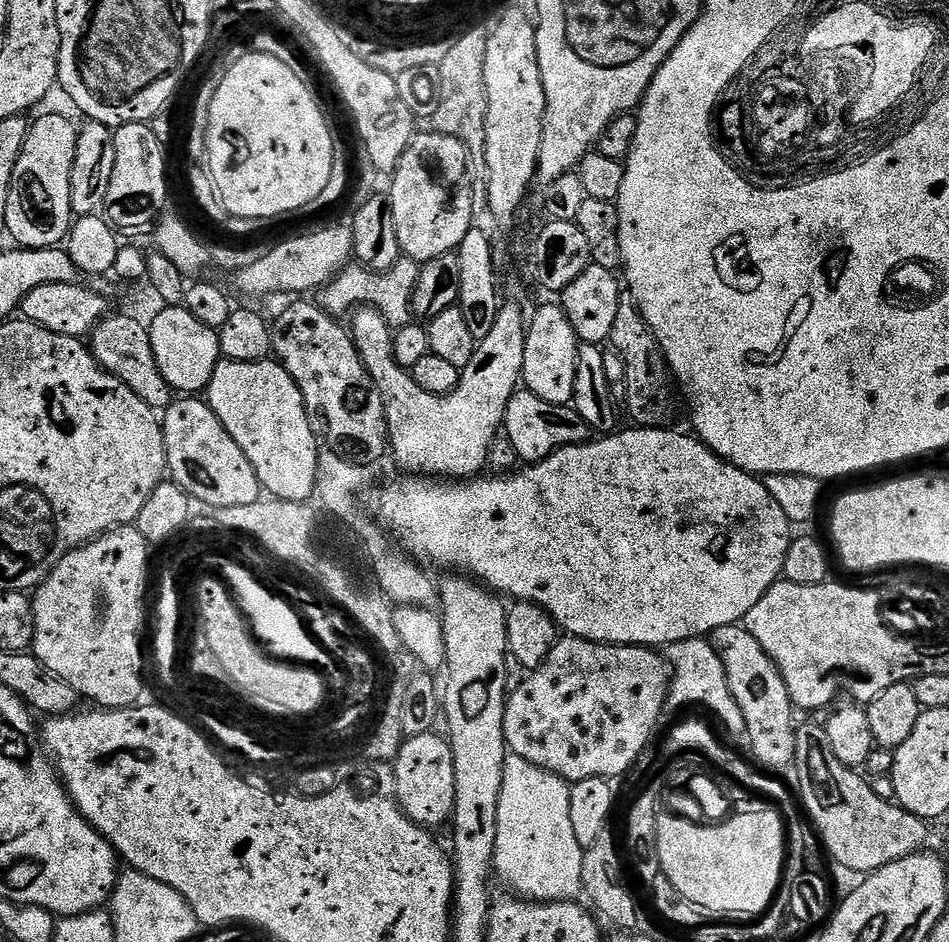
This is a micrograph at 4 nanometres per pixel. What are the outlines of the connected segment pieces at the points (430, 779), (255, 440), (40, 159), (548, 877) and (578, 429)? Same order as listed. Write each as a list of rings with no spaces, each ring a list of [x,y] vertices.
[[[427,732],[421,736],[410,736],[404,740],[400,747],[400,753],[394,761],[396,770],[396,799],[409,820],[413,820],[421,828],[436,830],[439,824],[447,825],[452,818],[454,810],[454,758],[452,757],[452,745],[442,736],[436,736],[433,732]]]
[[[221,359],[206,389],[206,402],[211,406],[227,433],[241,447],[250,464],[254,466],[261,487],[273,499],[305,503],[314,494],[317,478],[317,458],[320,453],[318,437],[309,422],[308,411],[297,383],[289,372],[273,359],[254,363],[239,363]]]
[[[40,116],[31,121],[26,142],[18,154],[18,162],[10,178],[10,194],[6,198],[6,232],[17,240],[24,250],[54,248],[63,245],[72,230],[74,217],[70,202],[70,170],[74,170],[77,125],[64,116]]]
[[[509,754],[502,774],[502,794],[498,798],[498,826],[496,827],[496,849],[494,868],[517,897],[537,902],[550,900],[575,901],[582,892],[582,862],[584,847],[574,838],[574,826],[570,823],[569,781],[558,774],[526,762],[526,758]]]
[[[518,390],[510,398],[506,406],[502,432],[513,444],[517,457],[528,466],[537,464],[560,448],[585,443],[590,436],[587,422],[578,415],[575,407],[567,404],[554,406],[550,402],[542,402],[542,398],[527,390]]]

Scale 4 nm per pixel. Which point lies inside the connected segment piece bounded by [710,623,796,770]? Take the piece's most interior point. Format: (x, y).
(757, 684)

